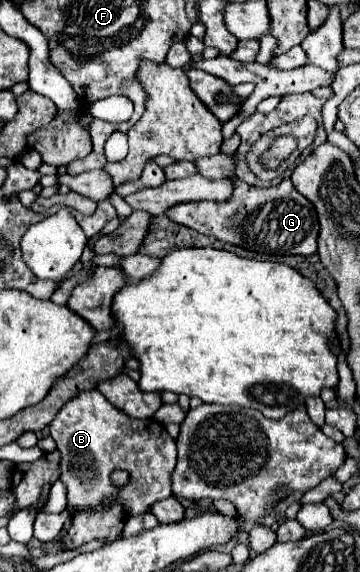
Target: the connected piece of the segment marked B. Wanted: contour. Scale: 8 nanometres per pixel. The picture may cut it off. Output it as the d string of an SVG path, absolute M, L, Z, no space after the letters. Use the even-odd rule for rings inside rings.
M85 390L79 392L75 398L71 398L53 418L49 424L51 436L57 442L57 450L61 452L61 480L67 486L67 504L71 506L71 514L87 510L87 506L97 506L105 496L117 494L117 504L125 508L127 514L143 514L149 512L151 504L163 498L169 498L173 494L171 490L171 474L177 460L177 448L175 440L167 434L163 424L157 424L157 420L133 420L119 412L115 406L109 404L109 400L99 390ZM113 470L127 470L131 476L131 482L123 488L115 488L109 480Z

